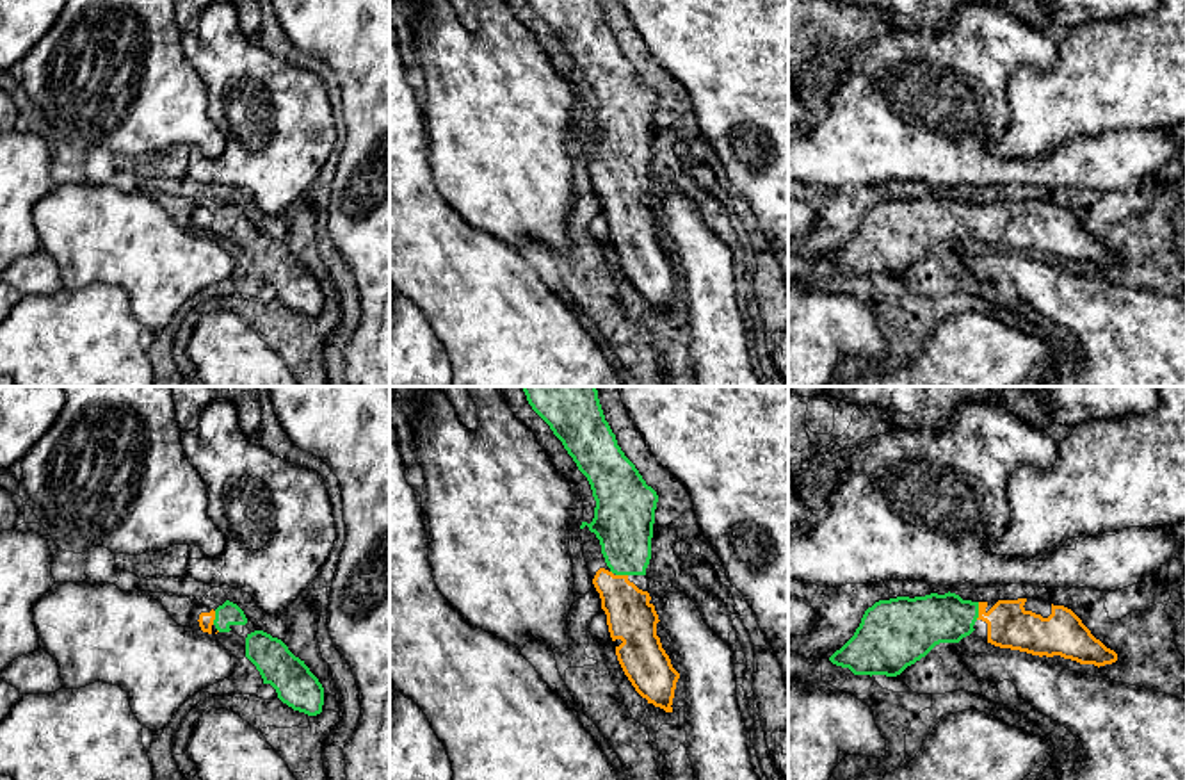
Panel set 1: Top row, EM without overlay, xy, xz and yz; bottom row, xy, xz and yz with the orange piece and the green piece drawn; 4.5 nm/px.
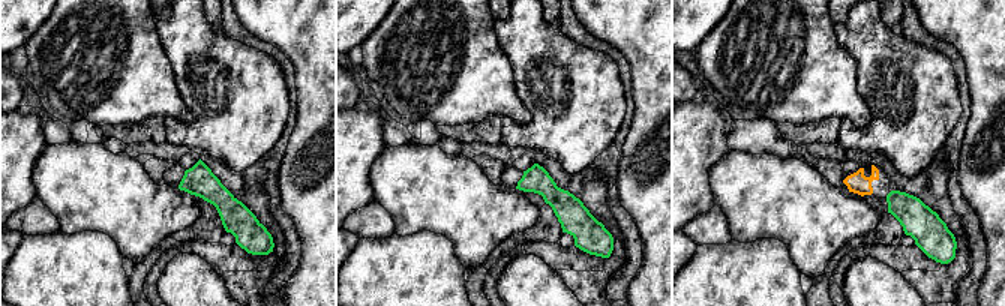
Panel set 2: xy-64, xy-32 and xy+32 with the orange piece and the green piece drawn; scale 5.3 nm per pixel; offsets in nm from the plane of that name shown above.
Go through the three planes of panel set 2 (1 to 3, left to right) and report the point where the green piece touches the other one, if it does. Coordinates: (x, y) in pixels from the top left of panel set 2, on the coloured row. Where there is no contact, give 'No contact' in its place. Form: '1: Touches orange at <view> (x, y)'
1: No contact
2: No contact
3: No contact

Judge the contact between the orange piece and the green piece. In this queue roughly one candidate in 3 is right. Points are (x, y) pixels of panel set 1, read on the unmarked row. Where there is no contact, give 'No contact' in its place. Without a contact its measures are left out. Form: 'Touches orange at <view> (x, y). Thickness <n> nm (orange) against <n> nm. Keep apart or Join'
Touches orange at yz (979, 212). Thickness 200 nm (orange) against 220 nm. Join

